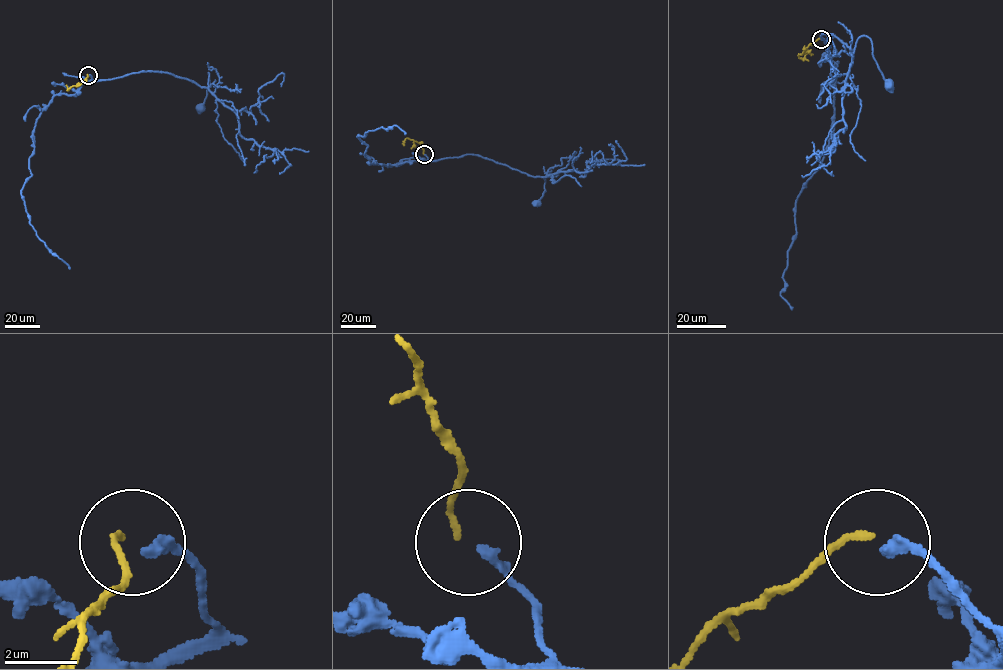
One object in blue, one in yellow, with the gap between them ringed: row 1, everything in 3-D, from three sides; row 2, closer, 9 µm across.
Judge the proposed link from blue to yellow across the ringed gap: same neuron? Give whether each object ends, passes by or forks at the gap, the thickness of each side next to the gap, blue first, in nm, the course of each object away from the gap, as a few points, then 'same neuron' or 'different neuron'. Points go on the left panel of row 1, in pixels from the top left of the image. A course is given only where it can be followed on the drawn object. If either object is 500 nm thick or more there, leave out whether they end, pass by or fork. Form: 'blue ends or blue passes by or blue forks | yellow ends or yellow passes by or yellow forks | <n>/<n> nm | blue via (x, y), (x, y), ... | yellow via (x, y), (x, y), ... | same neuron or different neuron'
blue ends | yellow ends | 280/170 nm | blue via (88, 75), (101, 80), (141, 71), (159, 71), (208, 87), (208, 72), (209, 86), (201, 108) | yellow via (87, 75), (77, 86), (68, 89), (66, 85) | different neuron

